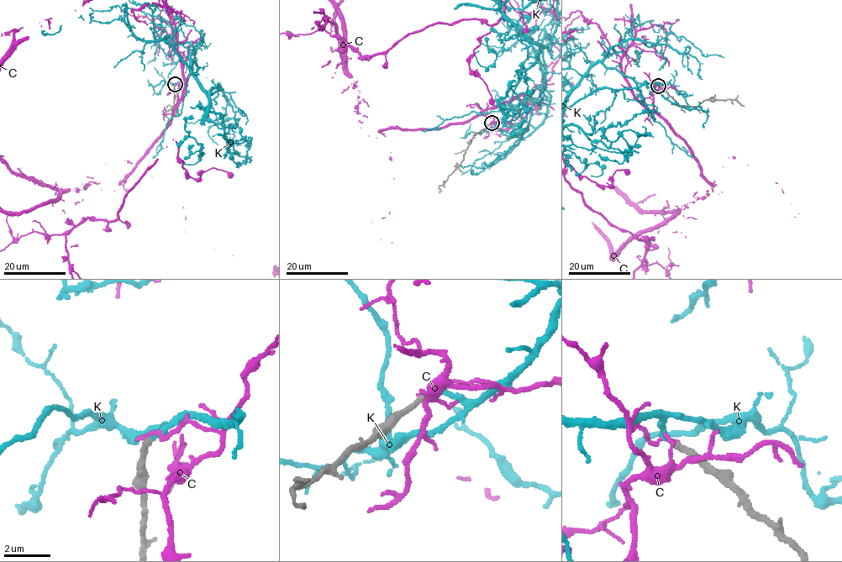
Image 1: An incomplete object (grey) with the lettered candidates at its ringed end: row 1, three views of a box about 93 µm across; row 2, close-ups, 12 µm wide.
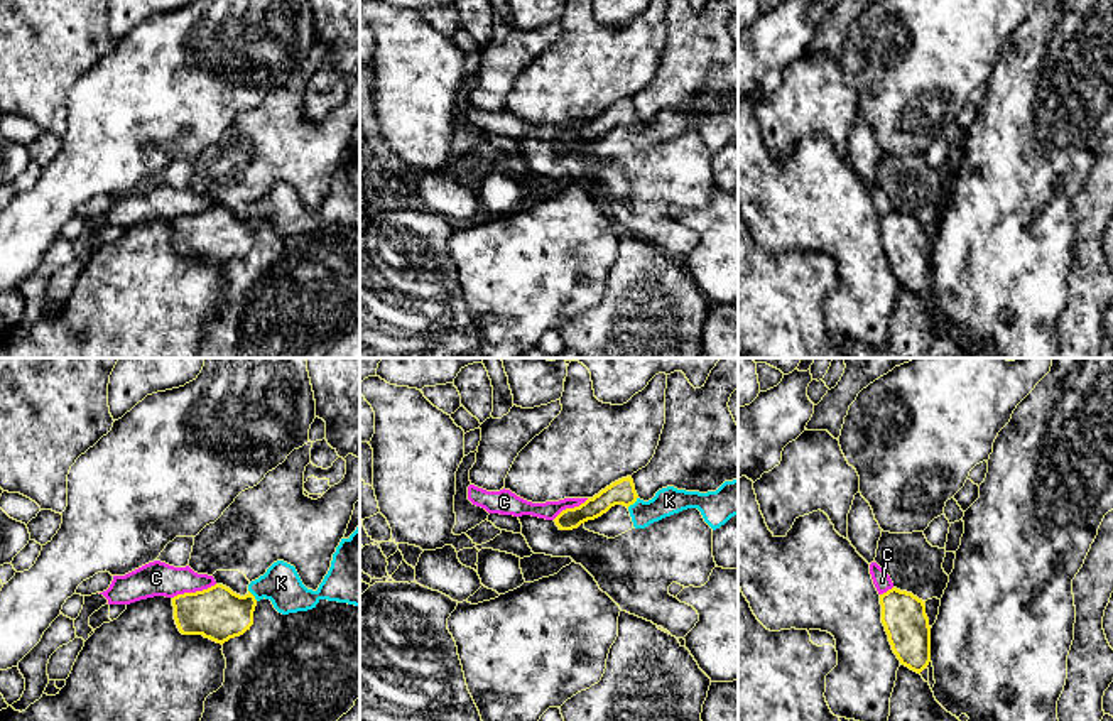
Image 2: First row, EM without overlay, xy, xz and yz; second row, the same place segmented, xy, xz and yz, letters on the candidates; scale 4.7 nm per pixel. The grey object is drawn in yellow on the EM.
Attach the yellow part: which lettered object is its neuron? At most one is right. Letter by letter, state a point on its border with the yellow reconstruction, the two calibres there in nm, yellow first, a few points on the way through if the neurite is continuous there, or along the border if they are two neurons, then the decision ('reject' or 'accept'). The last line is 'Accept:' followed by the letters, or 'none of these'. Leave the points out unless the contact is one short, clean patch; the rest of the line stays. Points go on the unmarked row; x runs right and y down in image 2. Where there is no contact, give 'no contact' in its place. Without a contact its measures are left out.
C: contact xy (193, 215); calibres 260 and 160 nm; border xy (215, 205), (201, 211), (178, 215), (173, 220); reject
K: contact xz (632, 125); calibres 120 and 130 nm; way xz (622, 113), (632, 125), (659, 129), (669, 122); accept
Accept: K

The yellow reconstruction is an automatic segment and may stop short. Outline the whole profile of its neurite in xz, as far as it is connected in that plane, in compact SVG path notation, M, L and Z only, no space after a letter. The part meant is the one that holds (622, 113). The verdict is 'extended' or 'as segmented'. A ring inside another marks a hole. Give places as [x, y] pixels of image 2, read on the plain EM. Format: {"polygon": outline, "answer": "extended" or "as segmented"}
{"polygon": "M627 98L579 128L562 132L554 144L559 152L573 152L588 142L601 138L615 127L628 130L635 150L645 150L687 130L698 130L704 144L716 152L738 137L738 101L725 103L716 113L708 115L667 108L659 111L652 122L643 123L635 113L632 98Z", "answer": "extended"}

